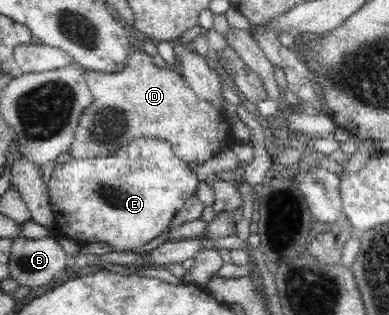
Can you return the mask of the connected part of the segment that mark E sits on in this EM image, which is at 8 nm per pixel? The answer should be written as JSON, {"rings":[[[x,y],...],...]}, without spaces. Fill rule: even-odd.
{"rings":[[[151,137],[130,141],[114,156],[62,160],[56,164],[51,176],[46,186],[54,213],[54,234],[71,238],[82,245],[93,242],[104,244],[114,252],[134,251],[160,236],[174,215],[197,191],[199,184],[195,172],[191,172],[188,163],[174,154],[170,143]]]}

